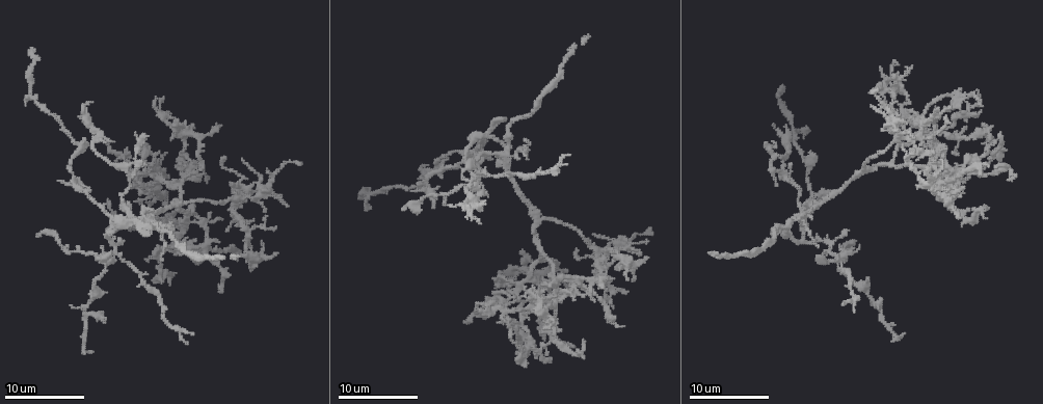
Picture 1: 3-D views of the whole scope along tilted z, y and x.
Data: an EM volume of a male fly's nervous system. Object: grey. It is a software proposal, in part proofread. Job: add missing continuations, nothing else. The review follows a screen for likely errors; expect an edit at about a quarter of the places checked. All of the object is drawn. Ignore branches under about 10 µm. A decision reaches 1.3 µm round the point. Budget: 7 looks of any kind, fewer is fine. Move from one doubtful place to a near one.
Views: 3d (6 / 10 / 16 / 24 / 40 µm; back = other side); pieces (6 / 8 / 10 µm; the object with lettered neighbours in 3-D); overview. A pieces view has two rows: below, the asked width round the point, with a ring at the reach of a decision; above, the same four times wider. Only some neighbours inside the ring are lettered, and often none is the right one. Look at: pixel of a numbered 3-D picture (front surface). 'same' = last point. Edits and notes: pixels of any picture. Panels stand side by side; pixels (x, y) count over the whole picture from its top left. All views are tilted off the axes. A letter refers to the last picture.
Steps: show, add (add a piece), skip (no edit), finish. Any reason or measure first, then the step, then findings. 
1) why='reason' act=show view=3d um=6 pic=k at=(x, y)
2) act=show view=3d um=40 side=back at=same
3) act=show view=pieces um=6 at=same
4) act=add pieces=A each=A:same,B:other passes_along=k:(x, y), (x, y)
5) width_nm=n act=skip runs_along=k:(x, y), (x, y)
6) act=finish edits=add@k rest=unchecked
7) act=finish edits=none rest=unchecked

why='branch stops here' act=show view=3d um=6 pic=1 at=(236, 254)

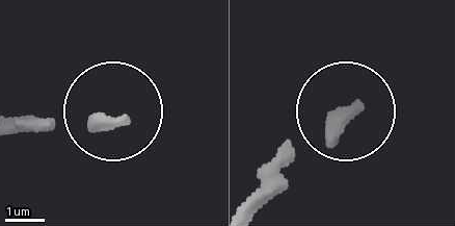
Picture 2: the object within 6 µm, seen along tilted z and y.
why='what lies round it' act=show view=pieces um=6 pic=2 at=(120, 119)

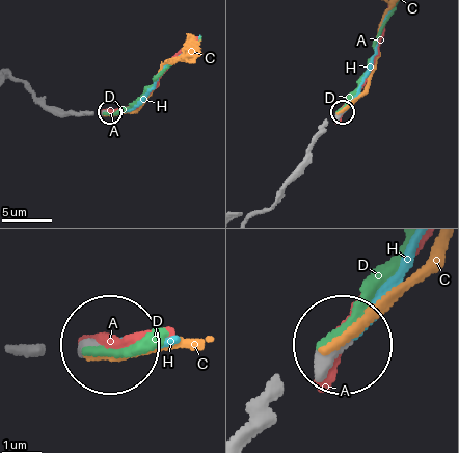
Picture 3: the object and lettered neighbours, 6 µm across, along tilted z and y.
act=add pieces=H each=A:other,C:other,D:other,H:same passes_along=3:(34, 347), (152, 341) found='it goes on there'

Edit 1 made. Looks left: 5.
why='free end' act=show view=pieces um=8 pic=1 at=(957, 217)

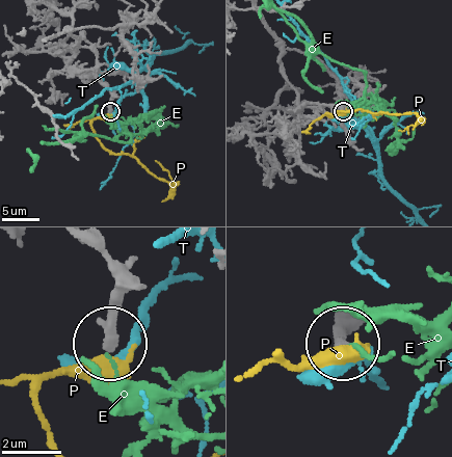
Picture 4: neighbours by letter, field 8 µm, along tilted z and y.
act=skip each=E:other,P:other,T:other found='no lettered piece goes on from it'

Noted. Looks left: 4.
why='an open end' act=show view=pieces um=6 pic=1 at=(1002, 135)

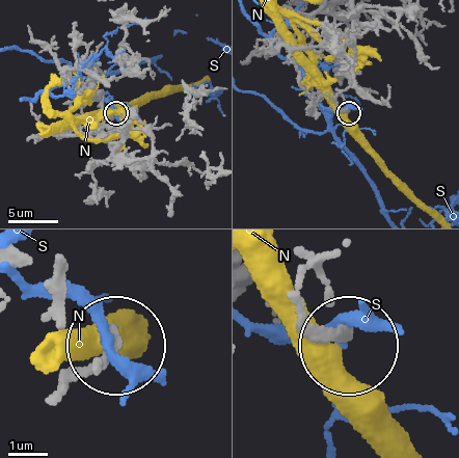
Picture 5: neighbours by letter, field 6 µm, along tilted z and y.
act=skip each=N:other,S:other runs_along=5:(330, 256), (323, 284), (347, 340) found='none of them fits'

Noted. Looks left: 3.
act=finish edits=add@3 rest=unchecked

